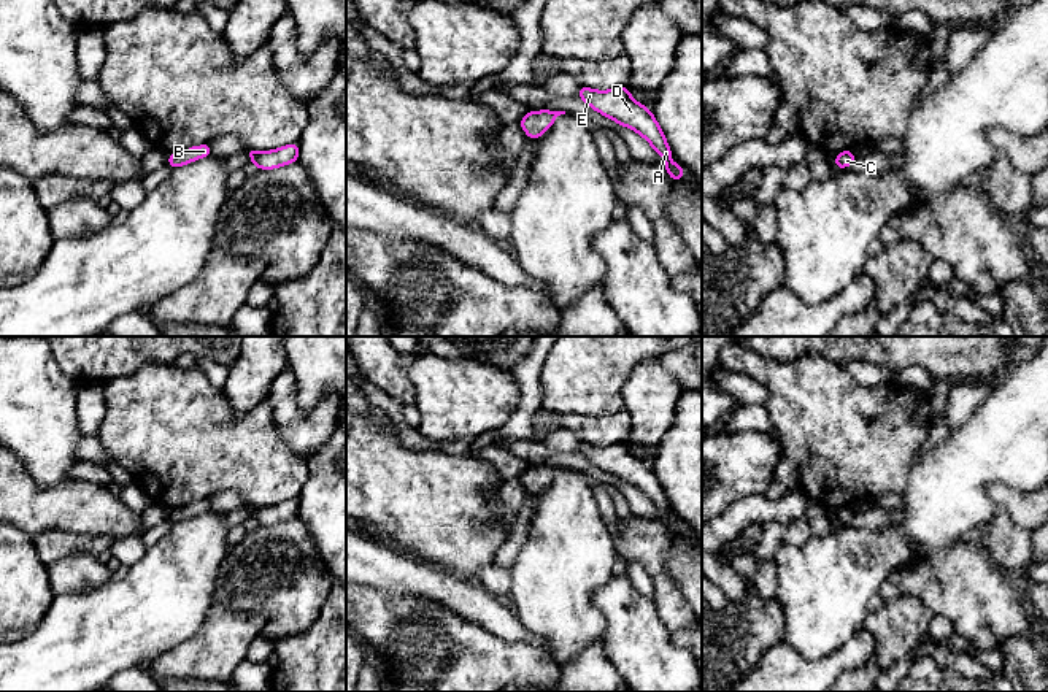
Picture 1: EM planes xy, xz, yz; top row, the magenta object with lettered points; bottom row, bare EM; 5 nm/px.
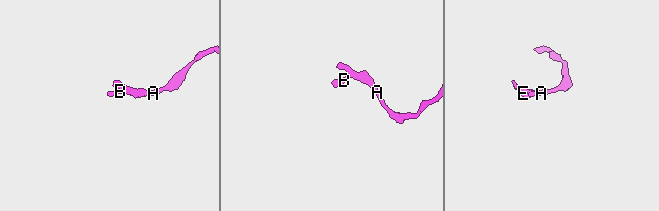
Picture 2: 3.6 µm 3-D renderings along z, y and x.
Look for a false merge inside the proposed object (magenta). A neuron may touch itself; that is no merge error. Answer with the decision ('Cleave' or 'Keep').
Keep

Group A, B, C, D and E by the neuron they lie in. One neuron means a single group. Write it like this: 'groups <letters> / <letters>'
groups A B C D E

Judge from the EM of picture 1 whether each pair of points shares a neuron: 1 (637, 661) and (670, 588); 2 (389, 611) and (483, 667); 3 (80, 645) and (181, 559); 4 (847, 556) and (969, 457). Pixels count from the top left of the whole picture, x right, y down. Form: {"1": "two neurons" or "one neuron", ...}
{"1": "two neurons", "2": "one neuron", "3": "one neuron", "4": "one neuron"}

